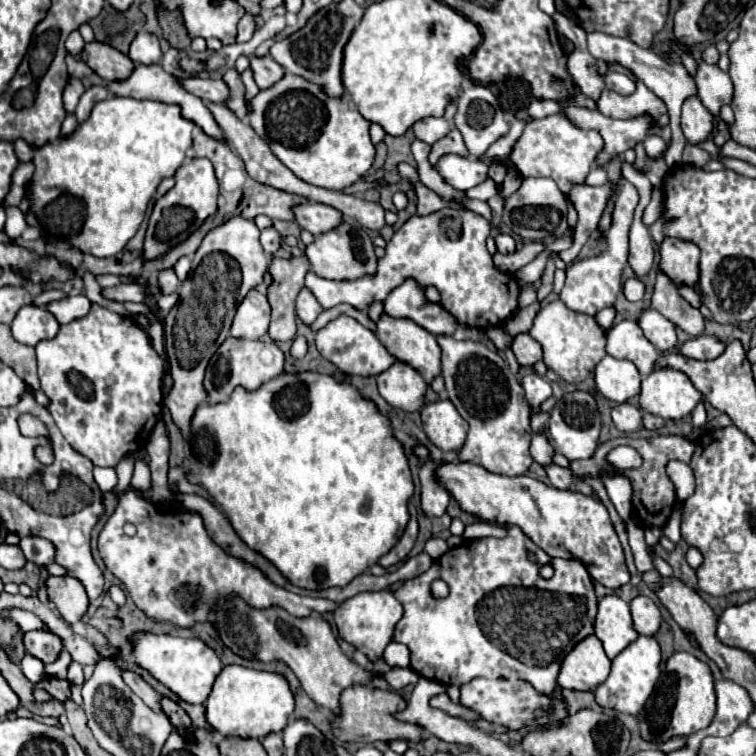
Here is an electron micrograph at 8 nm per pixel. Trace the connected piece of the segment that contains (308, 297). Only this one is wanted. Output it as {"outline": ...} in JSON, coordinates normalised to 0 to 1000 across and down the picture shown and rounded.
{"outline":[[[402,381],[392,394],[392,415],[394,415],[394,421],[402,429],[410,431],[421,421],[423,413],[426,413],[426,407],[423,407],[423,402],[418,402],[418,394],[413,392],[413,386],[407,386],[407,381]]]}

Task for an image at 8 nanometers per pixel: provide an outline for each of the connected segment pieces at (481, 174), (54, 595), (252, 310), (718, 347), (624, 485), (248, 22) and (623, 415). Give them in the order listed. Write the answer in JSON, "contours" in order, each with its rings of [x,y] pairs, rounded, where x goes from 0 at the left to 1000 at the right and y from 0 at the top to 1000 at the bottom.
{"contours":[[[[587,204],[577,220],[587,241],[603,251],[619,251],[632,246],[635,241],[643,238],[643,228],[646,228],[646,217],[630,209],[611,209],[598,204]]],[[[66,762],[61,767],[61,783],[63,783],[63,794],[71,796],[74,807],[79,810],[79,817],[87,825],[98,825],[114,812],[116,788],[111,783],[111,775],[101,765]]],[[[331,384],[312,410],[304,442],[320,450],[344,450],[354,439],[357,402],[349,389]]],[[[929,442],[923,447],[915,447],[915,450],[907,450],[905,455],[899,455],[897,466],[915,476],[944,476],[958,466],[958,460],[960,458],[950,447]]],[[[810,630],[799,635],[804,656],[810,661],[810,667],[815,669],[817,680],[823,688],[833,685],[836,677],[836,643],[831,640],[831,632],[825,630]]],[[[325,19],[323,24],[317,24],[315,29],[315,45],[312,45],[312,56],[328,56],[336,45],[339,34],[336,34],[336,26],[331,19]]],[[[831,532],[817,534],[810,542],[810,556],[812,556],[812,563],[820,571],[828,571],[828,574],[844,571],[849,566],[849,545],[844,540],[839,540],[836,534],[831,534]]]]}

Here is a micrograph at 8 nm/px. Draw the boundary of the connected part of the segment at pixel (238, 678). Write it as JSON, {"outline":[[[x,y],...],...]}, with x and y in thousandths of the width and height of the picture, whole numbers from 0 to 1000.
{"outline":[[[296,881],[278,921],[272,923],[272,955],[294,974],[349,976],[370,968],[389,942],[389,921],[370,892],[344,889],[323,881]]]}

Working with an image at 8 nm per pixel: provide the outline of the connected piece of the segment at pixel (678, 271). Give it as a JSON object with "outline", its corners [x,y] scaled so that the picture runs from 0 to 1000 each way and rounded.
{"outline":[[[884,315],[873,325],[873,349],[870,357],[878,360],[894,378],[918,381],[926,368],[926,331],[921,323],[907,317]]]}

